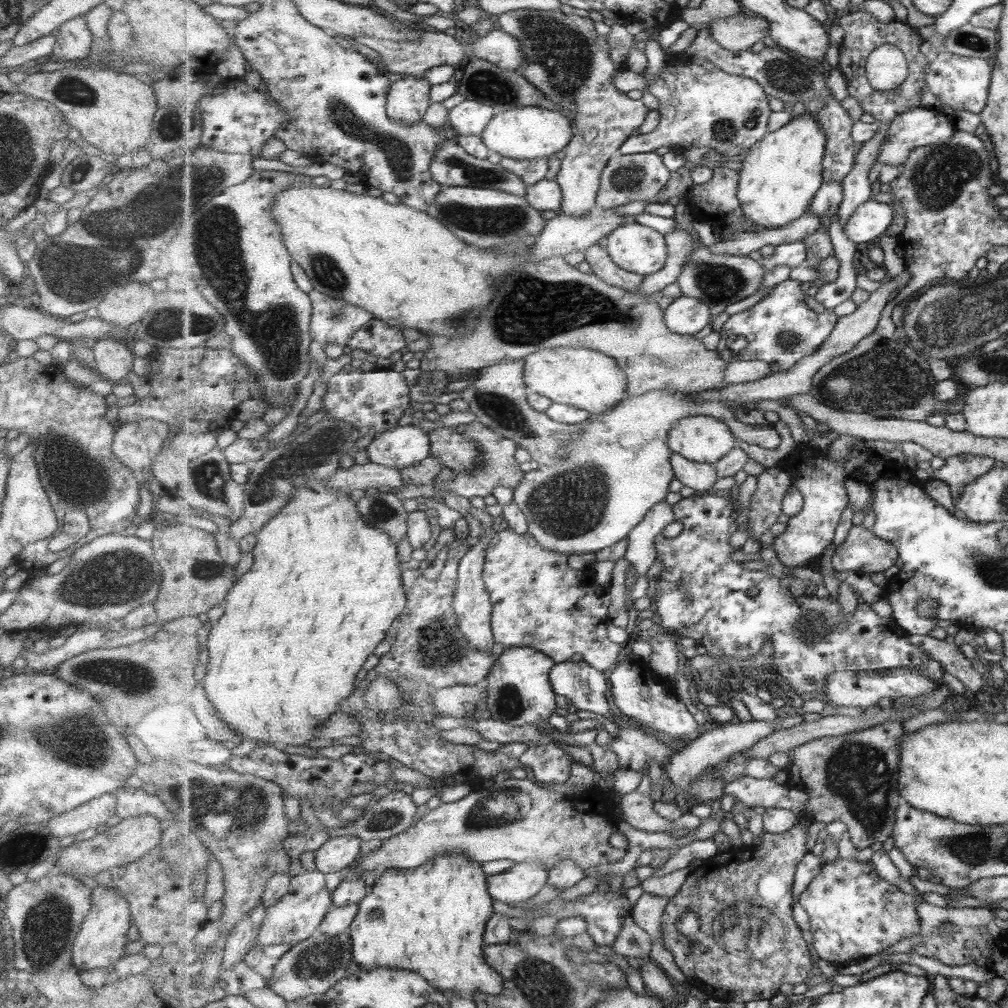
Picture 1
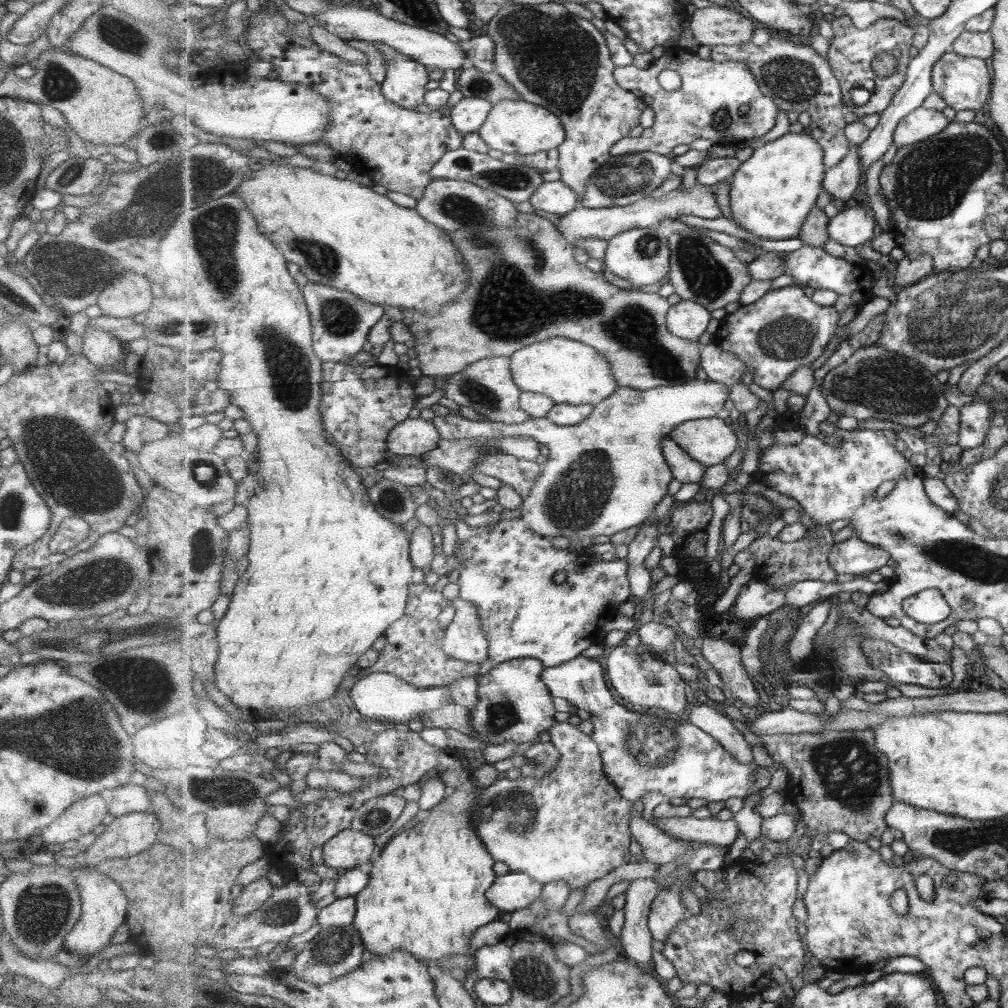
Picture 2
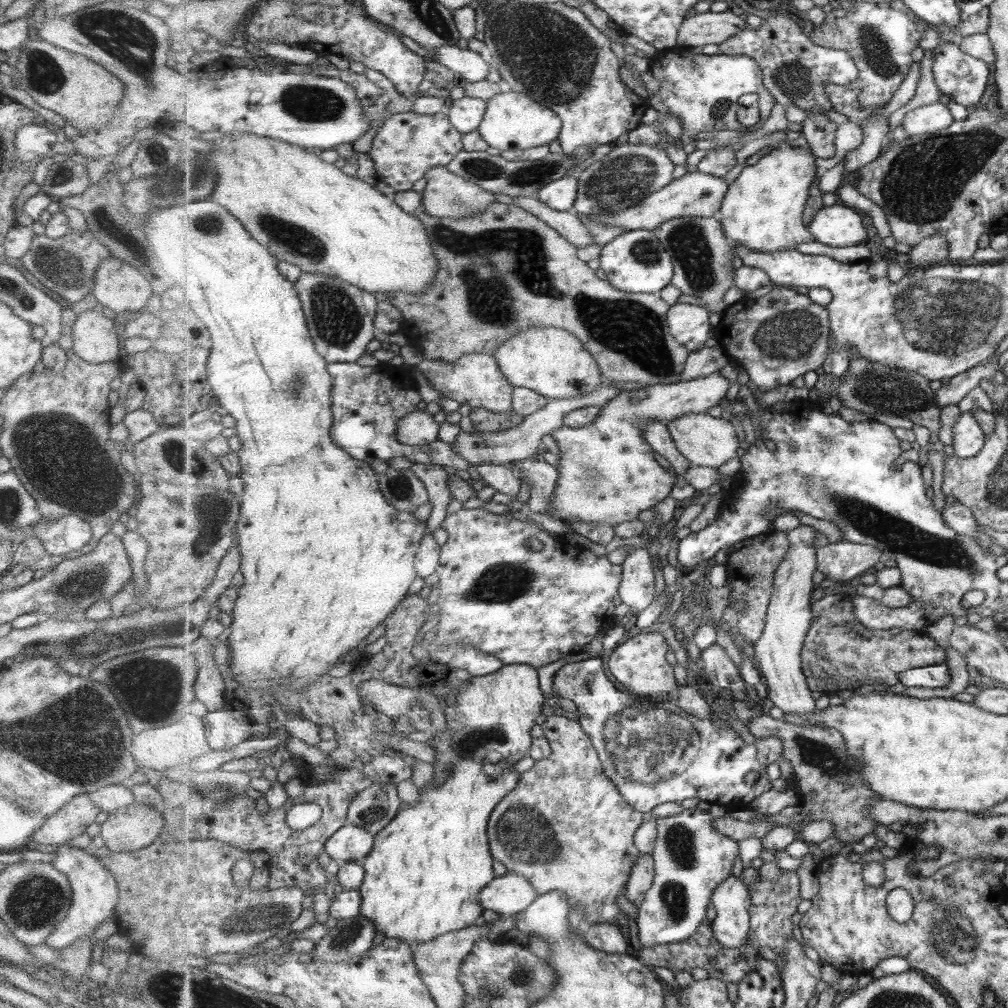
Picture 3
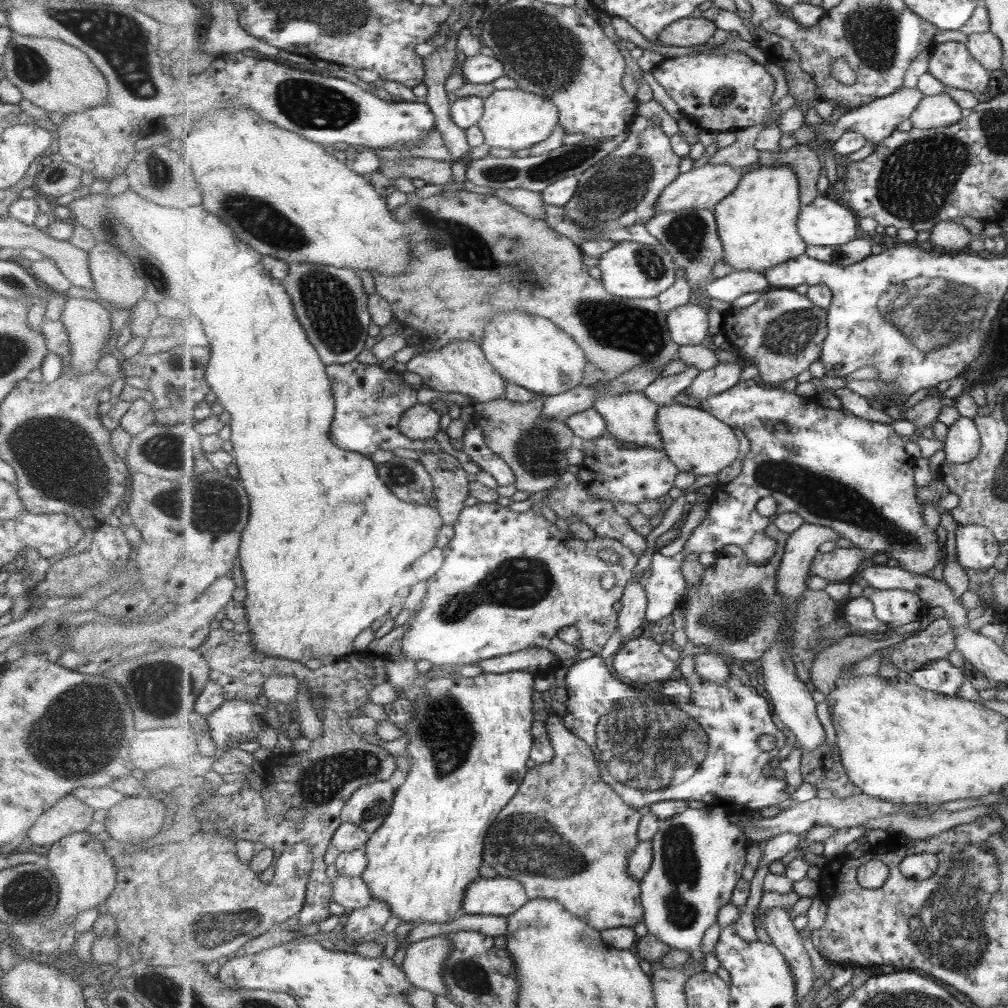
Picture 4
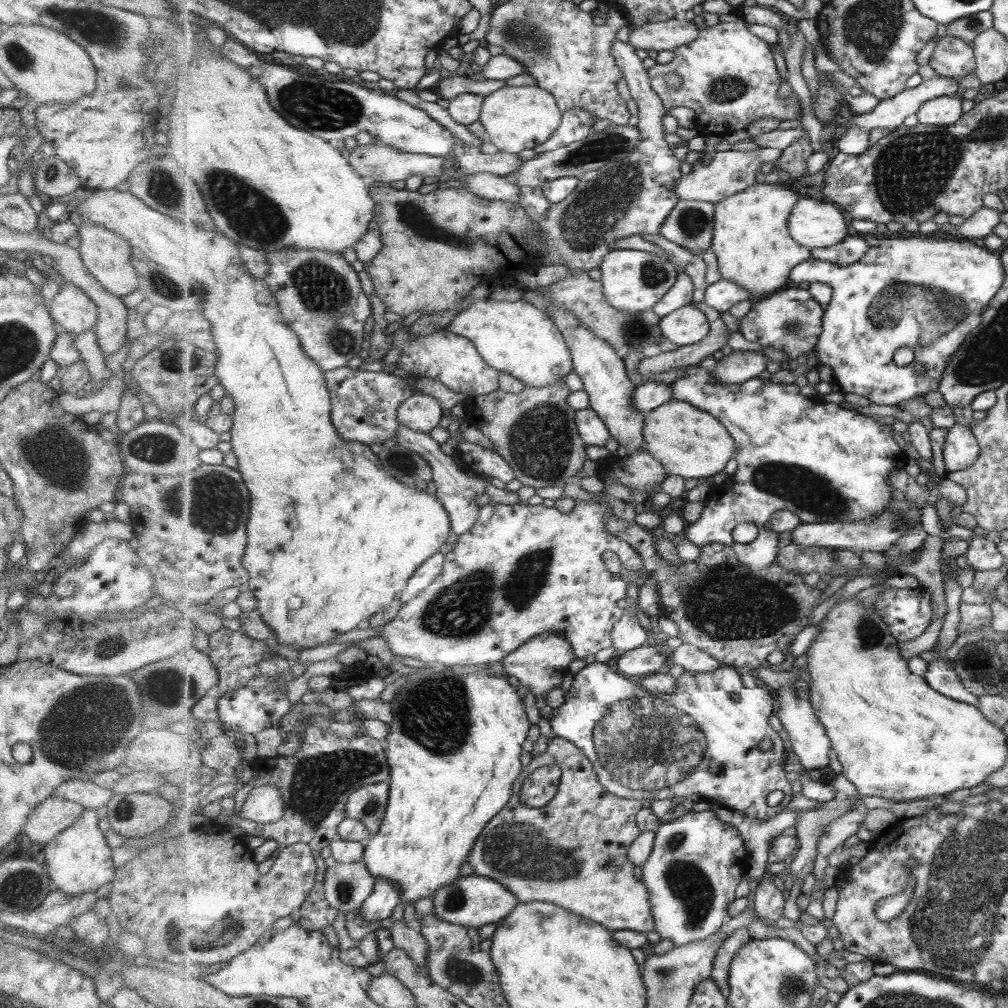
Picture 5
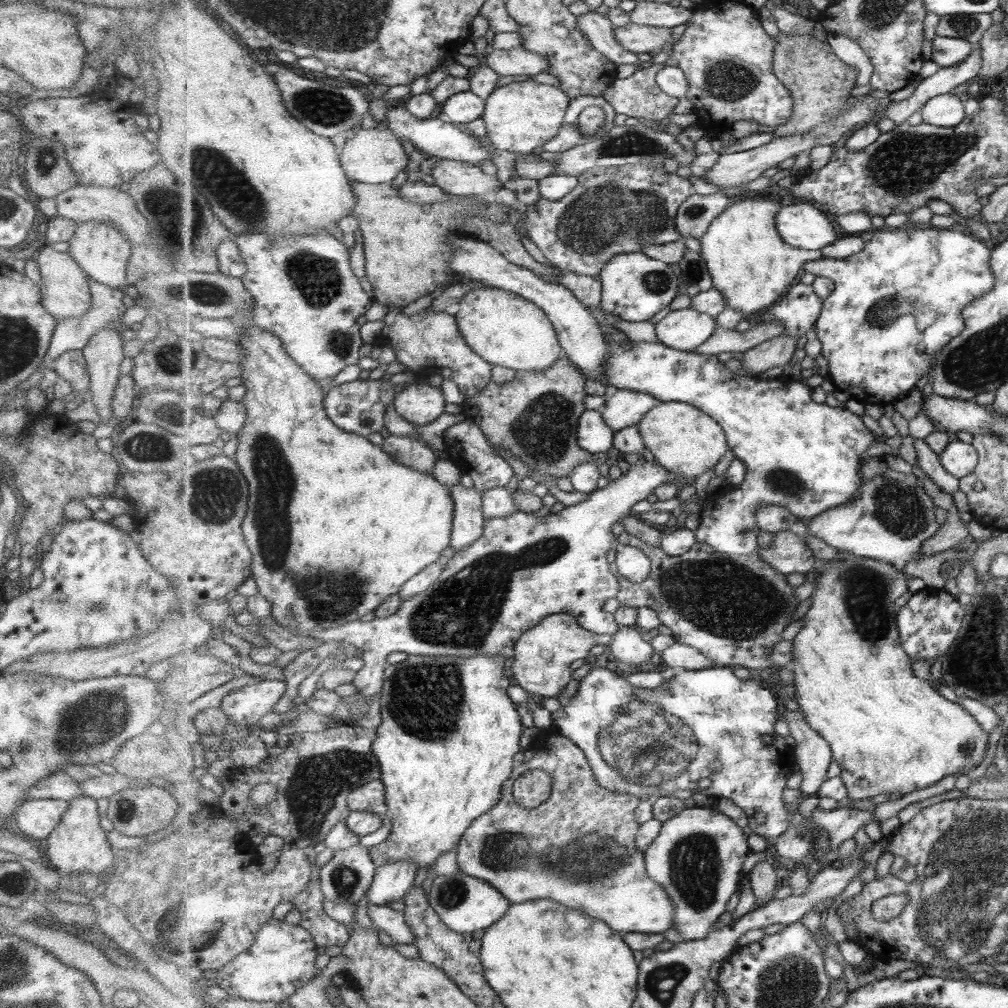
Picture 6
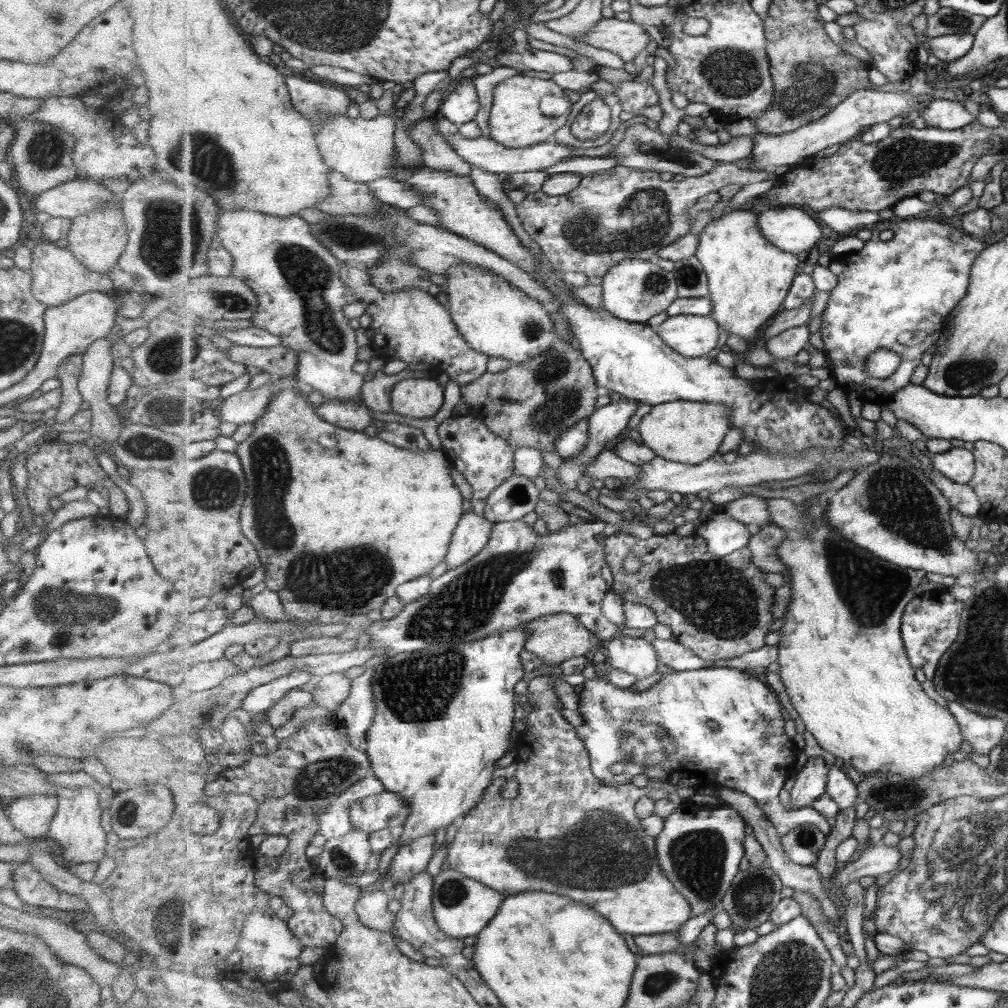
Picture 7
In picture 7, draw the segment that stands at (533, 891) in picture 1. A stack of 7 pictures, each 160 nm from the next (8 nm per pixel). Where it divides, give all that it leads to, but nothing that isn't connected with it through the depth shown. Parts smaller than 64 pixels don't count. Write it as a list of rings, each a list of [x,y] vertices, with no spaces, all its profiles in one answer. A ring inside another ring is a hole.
[[[448,868],[435,876],[434,915],[439,926],[453,938],[478,936],[498,915],[506,897],[497,890],[489,888],[480,880],[471,879],[461,872]]]

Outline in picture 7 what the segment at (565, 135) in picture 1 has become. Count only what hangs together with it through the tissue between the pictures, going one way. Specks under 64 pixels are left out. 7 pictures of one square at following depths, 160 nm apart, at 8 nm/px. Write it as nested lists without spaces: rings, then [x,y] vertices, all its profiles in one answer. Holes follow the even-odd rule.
[[[517,74],[504,80],[495,89],[490,137],[507,148],[516,149],[553,141],[556,132],[571,120],[573,106],[569,91],[553,80]]]

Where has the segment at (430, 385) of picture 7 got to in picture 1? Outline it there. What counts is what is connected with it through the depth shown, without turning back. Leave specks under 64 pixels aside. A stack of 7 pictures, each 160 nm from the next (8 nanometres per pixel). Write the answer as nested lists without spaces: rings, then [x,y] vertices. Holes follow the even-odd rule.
[[[398,426],[373,438],[365,448],[371,463],[407,468],[432,456],[430,433],[418,426]]]

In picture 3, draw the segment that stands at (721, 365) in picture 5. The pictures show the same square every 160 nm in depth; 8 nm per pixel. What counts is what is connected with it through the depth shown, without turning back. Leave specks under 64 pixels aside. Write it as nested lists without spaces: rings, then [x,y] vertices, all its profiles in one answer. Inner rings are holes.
[[[719,374],[676,384],[624,390],[603,407],[591,426],[569,428],[565,425],[555,430],[551,435],[562,453],[552,516],[566,524],[578,519],[615,526],[637,520],[643,510],[651,510],[672,496],[679,480],[678,473],[674,469],[665,470],[655,460],[656,450],[644,439],[643,425],[649,421],[669,424],[679,417],[707,413],[709,408],[722,404],[729,388],[731,381]]]

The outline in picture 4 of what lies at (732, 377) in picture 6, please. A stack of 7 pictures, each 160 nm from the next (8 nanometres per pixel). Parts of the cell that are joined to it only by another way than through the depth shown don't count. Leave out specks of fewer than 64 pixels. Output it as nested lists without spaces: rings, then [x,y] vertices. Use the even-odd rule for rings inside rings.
[[[755,379],[739,382],[737,386],[722,394],[713,396],[711,399],[701,400],[700,408],[705,409],[706,412],[713,413],[715,417],[719,418],[719,420],[725,422],[725,424],[729,424],[731,428],[742,430],[747,435],[747,439],[749,439],[750,450],[742,460],[743,465],[740,474],[726,485],[718,485],[714,487],[709,499],[711,505],[709,506],[708,513],[702,522],[697,525],[689,535],[688,540],[683,546],[683,551],[672,557],[663,556],[657,553],[653,554],[650,565],[650,568],[652,569],[651,575],[648,579],[643,580],[644,587],[648,594],[648,609],[646,612],[647,623],[652,624],[654,622],[659,622],[661,618],[669,617],[670,614],[673,614],[673,612],[675,612],[680,606],[684,594],[688,591],[687,582],[685,582],[683,572],[681,572],[681,566],[683,566],[683,562],[690,557],[703,554],[704,552],[715,553],[727,545],[737,545],[747,553],[747,556],[755,564],[764,565],[769,563],[769,560],[772,560],[774,554],[777,552],[777,541],[773,540],[766,530],[767,527],[774,522],[777,516],[784,512],[796,512],[797,514],[804,516],[807,523],[828,526],[829,528],[836,530],[843,538],[849,539],[855,547],[866,549],[870,554],[881,552],[888,558],[895,558],[899,562],[901,568],[912,572],[912,574],[931,577],[933,570],[935,570],[935,566],[939,564],[941,558],[944,558],[944,565],[946,564],[946,542],[942,547],[942,544],[939,543],[939,534],[927,526],[925,516],[923,516],[922,504],[919,502],[918,498],[917,484],[915,484],[915,478],[913,478],[913,474],[915,474],[915,458],[912,458],[907,452],[905,452],[905,438],[899,435],[891,425],[883,424],[883,422],[869,422],[869,420],[862,420],[861,418],[857,418],[855,414],[851,414],[849,410],[833,410],[833,408],[825,408],[825,406],[821,406],[821,404],[818,403],[816,397],[809,398],[799,396],[799,394],[794,394],[794,392],[785,392],[783,388],[781,388],[781,390],[778,390],[777,388],[767,388],[765,384],[762,385]],[[791,445],[794,447],[795,451],[793,451],[793,453],[787,453],[787,446]],[[767,497],[771,497],[777,502],[777,509],[772,516],[763,517],[757,512],[755,506],[757,506],[757,502],[759,502],[761,498]]]

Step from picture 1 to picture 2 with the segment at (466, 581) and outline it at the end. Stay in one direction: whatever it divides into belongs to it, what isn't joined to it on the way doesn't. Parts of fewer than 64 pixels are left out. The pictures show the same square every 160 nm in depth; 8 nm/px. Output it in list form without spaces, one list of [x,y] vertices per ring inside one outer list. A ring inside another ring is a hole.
[[[453,595],[452,606],[456,612],[446,628],[442,649],[453,658],[481,664],[490,656],[490,640],[481,626],[479,607]]]

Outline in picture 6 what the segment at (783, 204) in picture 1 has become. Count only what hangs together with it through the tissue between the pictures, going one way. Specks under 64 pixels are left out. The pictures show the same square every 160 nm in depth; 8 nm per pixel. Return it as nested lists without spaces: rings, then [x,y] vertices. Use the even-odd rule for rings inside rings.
[[[746,193],[741,194],[733,199],[733,203],[730,207],[727,207],[727,210],[723,214],[720,214],[709,227],[709,230],[702,236],[700,240],[701,244],[701,254],[705,257],[709,272],[711,273],[714,286],[717,287],[721,292],[726,296],[726,302],[729,308],[733,308],[735,310],[739,310],[743,314],[743,320],[748,320],[751,323],[754,323],[758,320],[761,320],[765,316],[765,312],[767,312],[770,306],[773,304],[777,304],[786,294],[790,291],[790,288],[793,284],[795,284],[800,275],[804,272],[804,268],[807,263],[810,263],[812,260],[819,260],[824,257],[822,253],[822,249],[818,251],[811,250],[803,250],[802,248],[795,248],[791,246],[791,244],[787,244],[786,240],[783,240],[781,233],[778,229],[777,217],[779,211],[782,209],[781,201],[777,201],[777,199],[769,199],[764,195],[759,197],[755,196],[755,193]]]

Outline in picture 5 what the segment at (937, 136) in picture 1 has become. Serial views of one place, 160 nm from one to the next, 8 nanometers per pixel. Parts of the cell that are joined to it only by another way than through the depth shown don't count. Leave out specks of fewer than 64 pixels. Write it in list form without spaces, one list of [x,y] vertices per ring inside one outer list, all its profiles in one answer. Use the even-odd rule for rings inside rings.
[[[940,96],[926,102],[917,114],[921,124],[947,125],[957,124],[963,113],[963,99],[957,96]]]

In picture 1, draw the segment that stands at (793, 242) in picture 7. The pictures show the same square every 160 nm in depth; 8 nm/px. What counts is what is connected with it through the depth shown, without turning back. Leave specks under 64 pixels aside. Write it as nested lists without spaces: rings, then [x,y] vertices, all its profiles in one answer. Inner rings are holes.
[[[871,199],[851,215],[844,231],[853,242],[876,243],[879,236],[889,230],[889,224],[895,218],[893,209],[894,207],[889,208],[889,204]]]

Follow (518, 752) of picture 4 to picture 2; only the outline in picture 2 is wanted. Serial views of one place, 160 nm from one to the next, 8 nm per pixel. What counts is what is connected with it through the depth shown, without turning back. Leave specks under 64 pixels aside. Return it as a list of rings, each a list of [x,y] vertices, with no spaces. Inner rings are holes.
[[[518,658],[501,664],[494,665],[484,675],[479,675],[477,678],[478,684],[478,703],[471,709],[472,725],[474,726],[474,734],[469,734],[476,739],[479,739],[483,746],[477,750],[458,750],[459,759],[463,767],[469,772],[469,776],[481,765],[485,764],[485,756],[483,749],[491,744],[503,744],[513,741],[514,743],[533,742],[535,743],[541,732],[549,732],[551,727],[555,726],[555,704],[553,704],[553,695],[550,688],[543,682],[543,671],[546,666],[542,660],[538,658]],[[473,786],[468,790],[457,788],[433,809],[426,821],[401,830],[372,860],[369,887],[356,897],[354,918],[355,928],[360,932],[367,952],[373,956],[385,956],[396,950],[404,950],[419,961],[426,959],[449,973],[457,967],[466,974],[469,969],[475,969],[475,952],[472,952],[471,946],[474,932],[497,920],[500,912],[486,894],[498,879],[495,873],[497,861],[483,845],[472,816],[482,790]]]

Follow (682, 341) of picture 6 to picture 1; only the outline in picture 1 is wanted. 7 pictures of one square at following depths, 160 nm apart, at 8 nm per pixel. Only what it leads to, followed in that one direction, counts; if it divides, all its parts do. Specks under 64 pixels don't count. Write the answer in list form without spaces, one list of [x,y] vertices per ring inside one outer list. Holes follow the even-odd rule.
[[[690,296],[675,299],[665,310],[667,328],[680,335],[692,335],[701,332],[710,324],[714,315],[710,305],[703,300]]]

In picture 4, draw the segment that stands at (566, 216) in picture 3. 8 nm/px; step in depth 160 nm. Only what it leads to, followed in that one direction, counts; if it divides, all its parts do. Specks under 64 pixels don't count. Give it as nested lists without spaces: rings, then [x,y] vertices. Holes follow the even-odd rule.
[[[497,188],[493,189],[493,195],[508,202],[531,218],[539,220],[547,218],[546,202],[540,193],[525,189]]]

